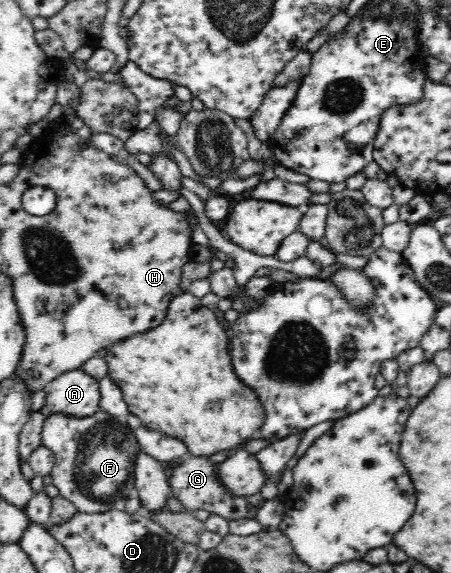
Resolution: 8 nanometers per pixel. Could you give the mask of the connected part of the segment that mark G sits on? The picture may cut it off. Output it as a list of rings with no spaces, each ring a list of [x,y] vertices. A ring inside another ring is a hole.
[[[188,454],[182,458],[182,463],[169,478],[172,494],[190,511],[203,510],[226,520],[242,520],[242,518],[256,519],[258,512],[265,504],[261,493],[250,496],[237,496],[229,492],[219,478],[219,464],[207,456]]]

